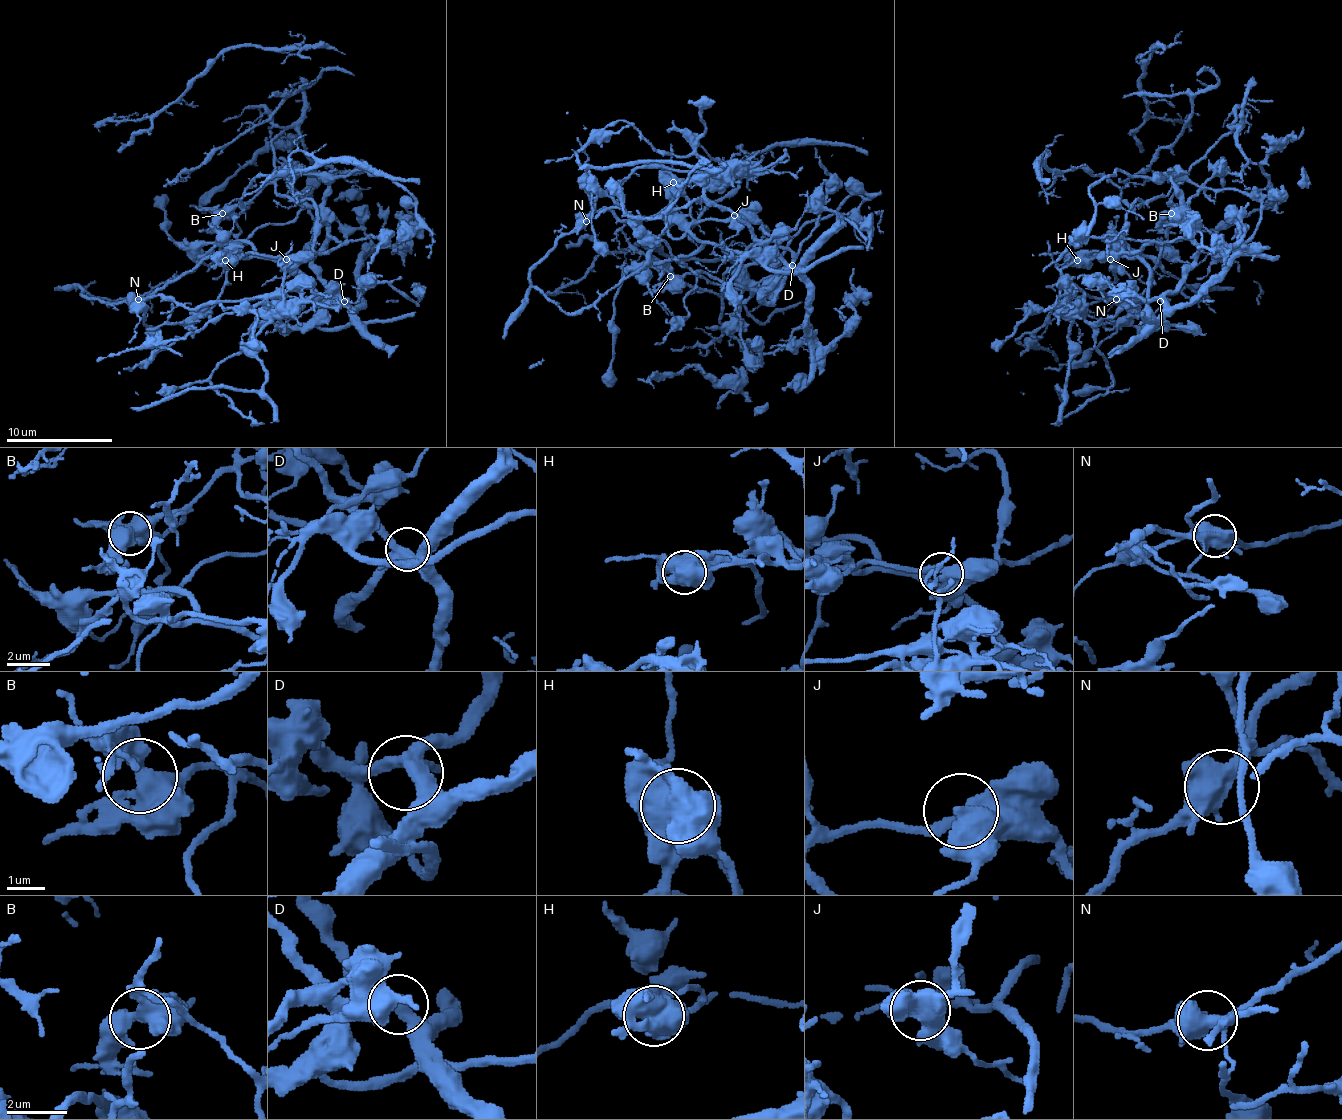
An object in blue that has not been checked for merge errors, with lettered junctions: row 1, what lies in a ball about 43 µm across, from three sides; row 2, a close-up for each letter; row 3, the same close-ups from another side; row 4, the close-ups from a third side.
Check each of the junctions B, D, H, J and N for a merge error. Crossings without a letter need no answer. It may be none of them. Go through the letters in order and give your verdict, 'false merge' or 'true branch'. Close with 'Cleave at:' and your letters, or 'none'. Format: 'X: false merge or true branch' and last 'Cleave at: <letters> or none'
B: true branch
D: true branch
H: false merge
J: true branch
N: false merge
Cleave at: H, N

